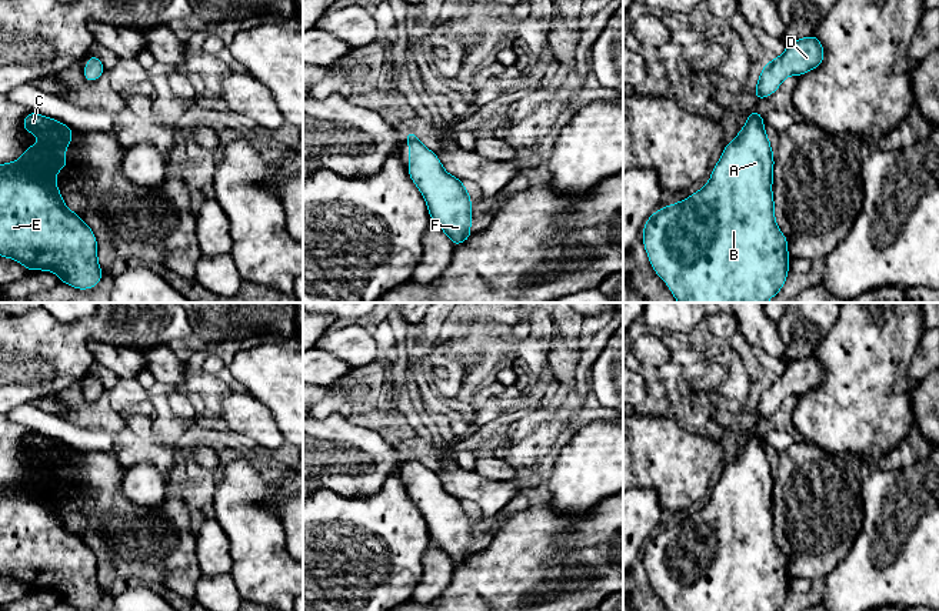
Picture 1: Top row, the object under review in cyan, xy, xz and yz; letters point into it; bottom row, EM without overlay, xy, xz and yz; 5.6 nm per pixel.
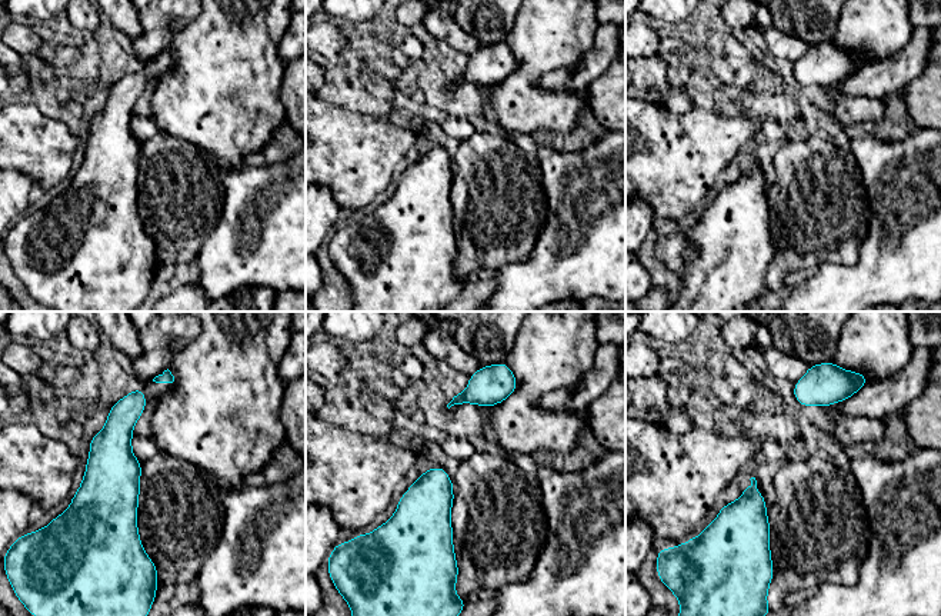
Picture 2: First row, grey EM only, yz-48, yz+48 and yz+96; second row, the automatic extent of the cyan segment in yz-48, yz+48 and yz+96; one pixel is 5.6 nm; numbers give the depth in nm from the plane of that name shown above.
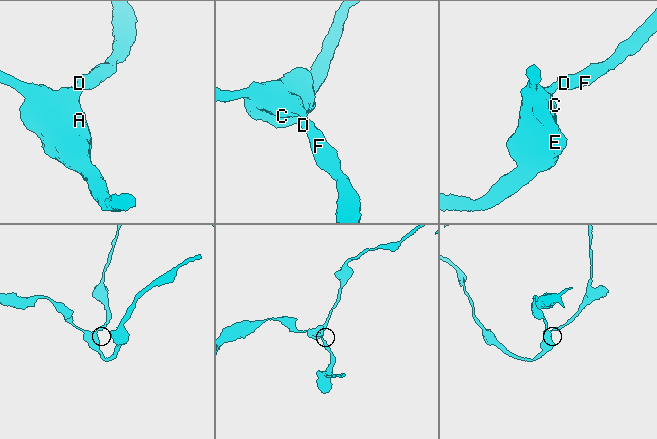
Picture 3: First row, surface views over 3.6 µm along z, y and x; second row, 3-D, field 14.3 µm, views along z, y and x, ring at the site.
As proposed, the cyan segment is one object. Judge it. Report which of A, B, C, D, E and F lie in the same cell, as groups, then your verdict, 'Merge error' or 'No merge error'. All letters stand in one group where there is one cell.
Groups: A B C D E F. No merge error

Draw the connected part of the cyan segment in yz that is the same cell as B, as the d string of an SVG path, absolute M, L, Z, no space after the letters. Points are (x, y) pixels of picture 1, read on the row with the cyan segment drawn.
M752 110L737 137L725 146L709 183L686 200L660 207L643 227L643 246L649 261L679 303L766 303L786 283L790 258L788 238L775 221L775 160L763 123L763 116Z

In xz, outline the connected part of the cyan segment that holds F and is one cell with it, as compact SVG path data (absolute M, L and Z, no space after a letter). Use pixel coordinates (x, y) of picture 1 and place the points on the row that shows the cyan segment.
M413 130L404 133L404 138L409 141L409 177L422 191L430 218L457 247L473 234L469 228L473 218L470 196L463 181L444 171L439 157L417 140L417 134Z

